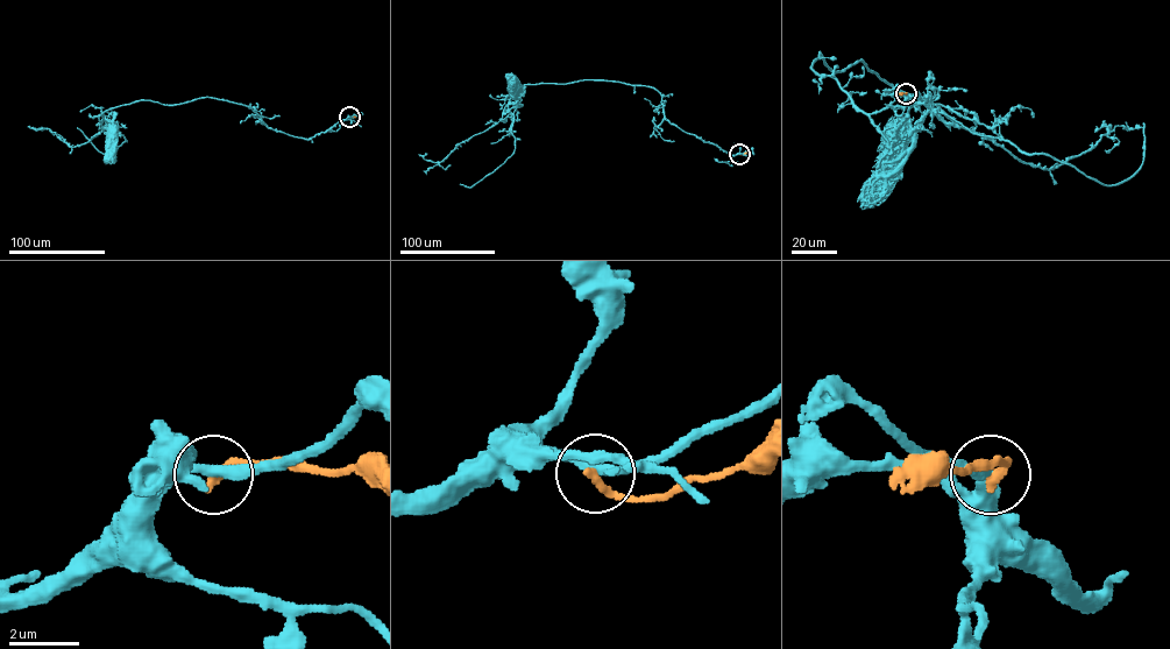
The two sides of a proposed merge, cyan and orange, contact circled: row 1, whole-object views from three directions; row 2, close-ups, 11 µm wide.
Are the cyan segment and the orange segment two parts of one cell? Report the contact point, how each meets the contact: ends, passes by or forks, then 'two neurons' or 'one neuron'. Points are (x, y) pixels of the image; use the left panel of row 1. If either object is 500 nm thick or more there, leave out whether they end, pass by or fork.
(349, 117) | cyan passes by | orange ends | two neurons

